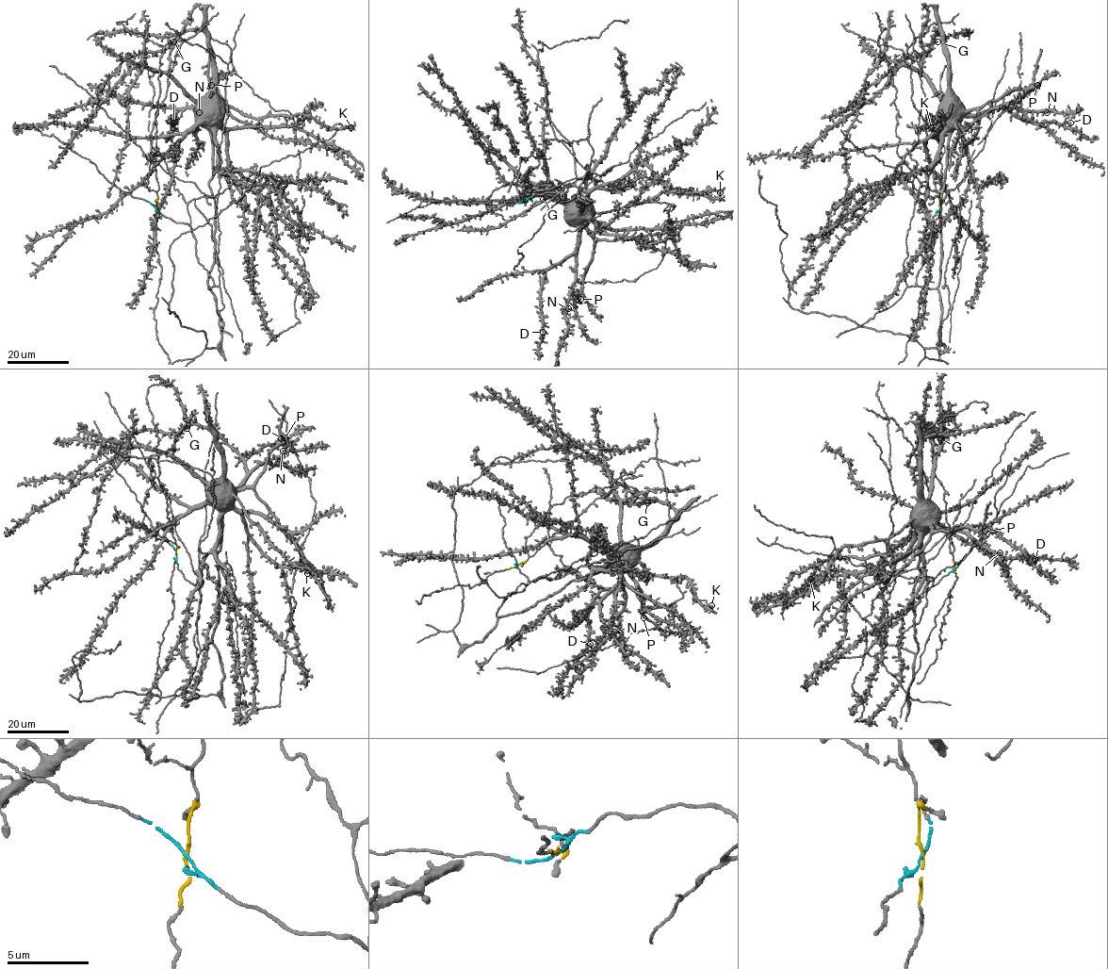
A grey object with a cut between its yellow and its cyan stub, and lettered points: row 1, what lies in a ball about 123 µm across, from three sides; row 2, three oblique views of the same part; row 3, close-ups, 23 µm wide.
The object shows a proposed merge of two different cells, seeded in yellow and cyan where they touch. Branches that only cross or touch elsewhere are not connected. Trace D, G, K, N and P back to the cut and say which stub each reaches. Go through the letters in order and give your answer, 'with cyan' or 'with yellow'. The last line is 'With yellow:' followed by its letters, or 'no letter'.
D: with cyan
G: with cyan
K: with cyan
N: with cyan
P: with cyan
With yellow: no letter

